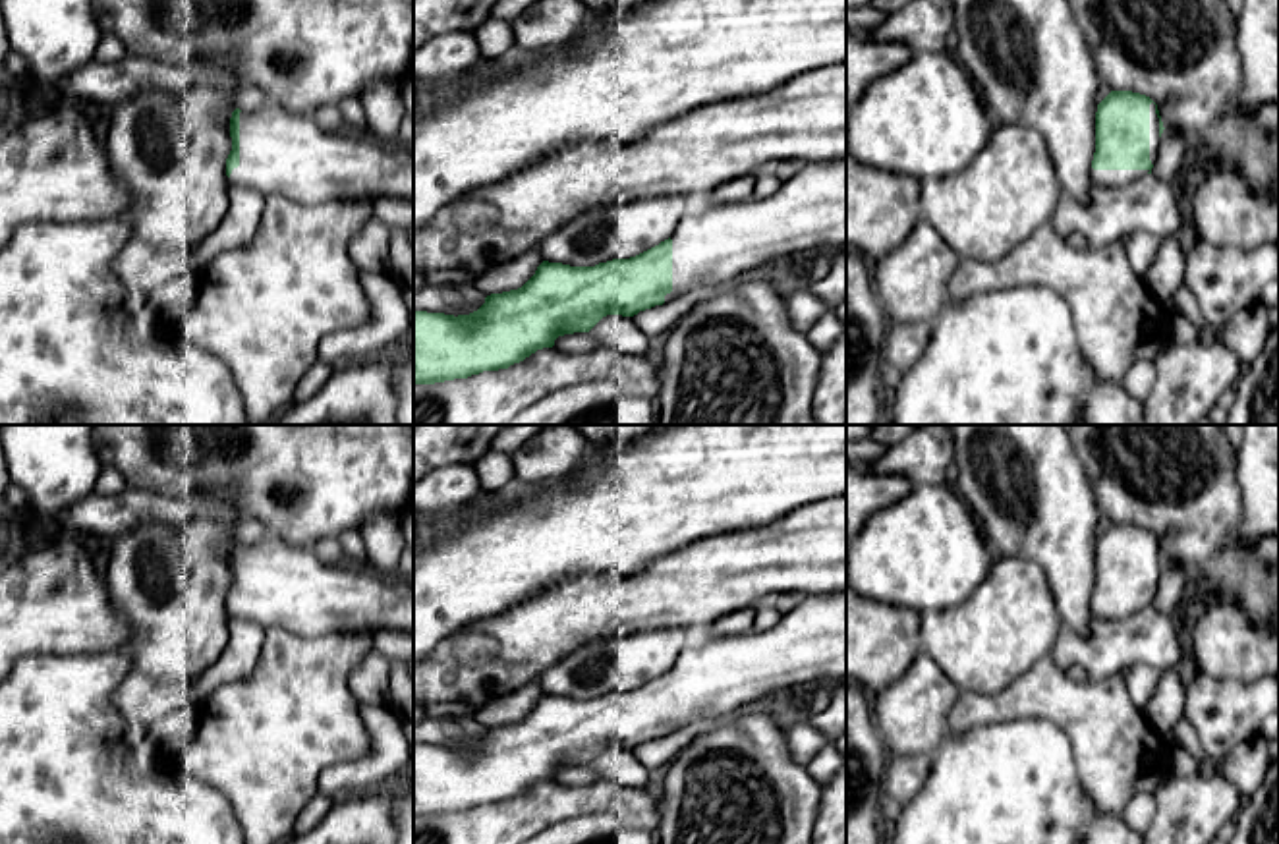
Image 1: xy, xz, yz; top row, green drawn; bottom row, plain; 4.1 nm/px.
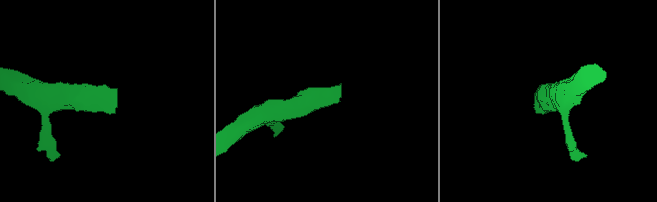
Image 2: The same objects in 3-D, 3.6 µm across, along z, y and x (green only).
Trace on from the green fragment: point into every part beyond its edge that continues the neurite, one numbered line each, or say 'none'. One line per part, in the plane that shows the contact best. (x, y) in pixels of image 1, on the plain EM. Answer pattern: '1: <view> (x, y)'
1: yz (1154, 555)

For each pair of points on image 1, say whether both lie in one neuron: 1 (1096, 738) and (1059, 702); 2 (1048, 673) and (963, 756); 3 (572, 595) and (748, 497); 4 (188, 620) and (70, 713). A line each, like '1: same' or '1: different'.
1: same
2: different
3: different
4: different

